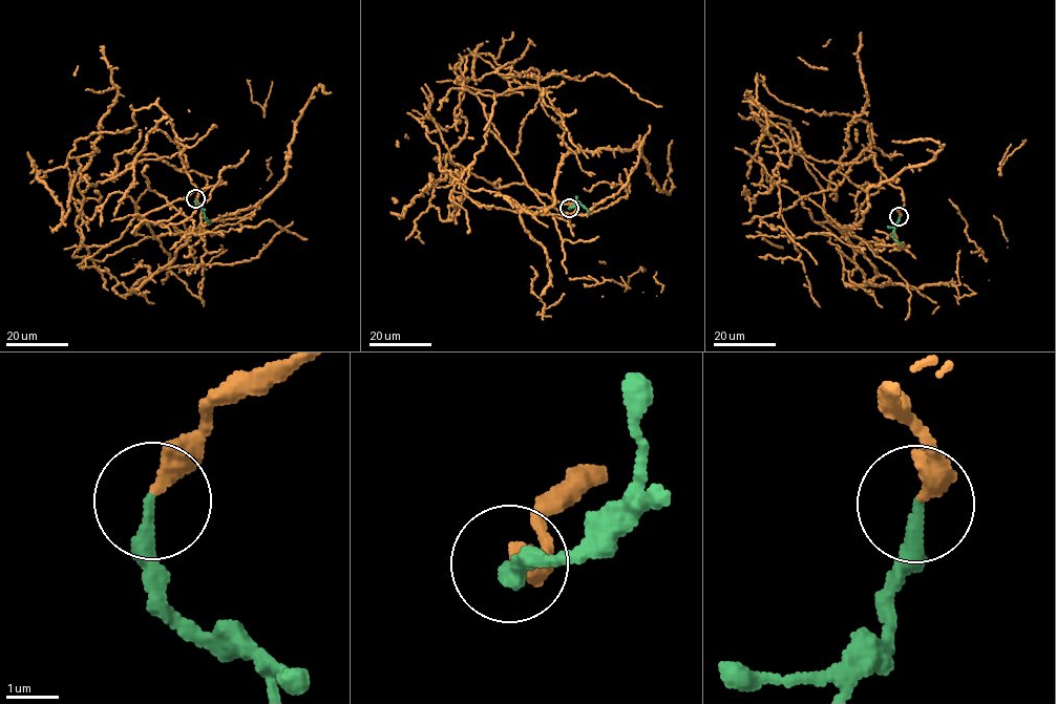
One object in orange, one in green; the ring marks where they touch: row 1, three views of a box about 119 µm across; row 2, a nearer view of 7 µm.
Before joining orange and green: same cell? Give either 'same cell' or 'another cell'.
same cell

